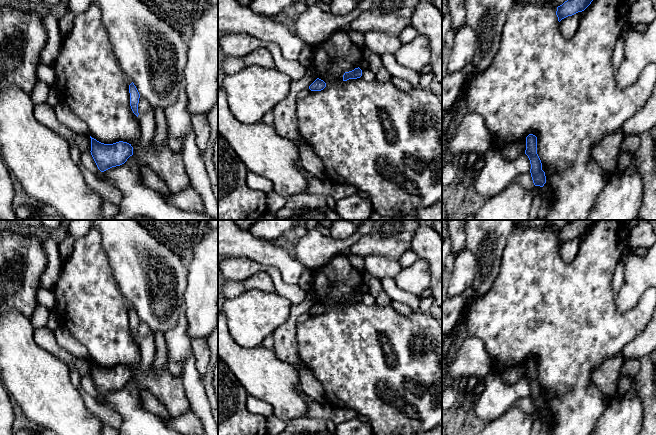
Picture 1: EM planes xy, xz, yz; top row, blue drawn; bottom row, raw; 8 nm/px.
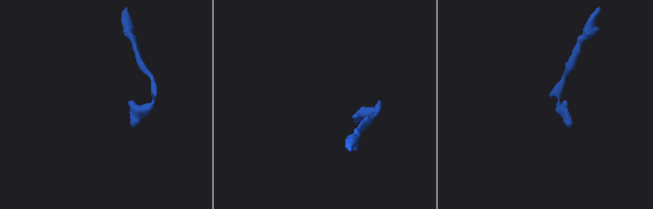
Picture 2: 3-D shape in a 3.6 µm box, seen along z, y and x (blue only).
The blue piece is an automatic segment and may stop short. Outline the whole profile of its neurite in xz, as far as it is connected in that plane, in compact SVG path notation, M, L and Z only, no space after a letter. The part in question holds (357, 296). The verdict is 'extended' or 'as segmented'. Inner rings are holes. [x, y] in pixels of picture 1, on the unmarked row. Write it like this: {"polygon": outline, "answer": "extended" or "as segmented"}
{"polygon": "M358 291L352 295L345 296L343 299L343 305L347 305L349 303L357 303L362 300L362 294Z", "answer": "as segmented"}

